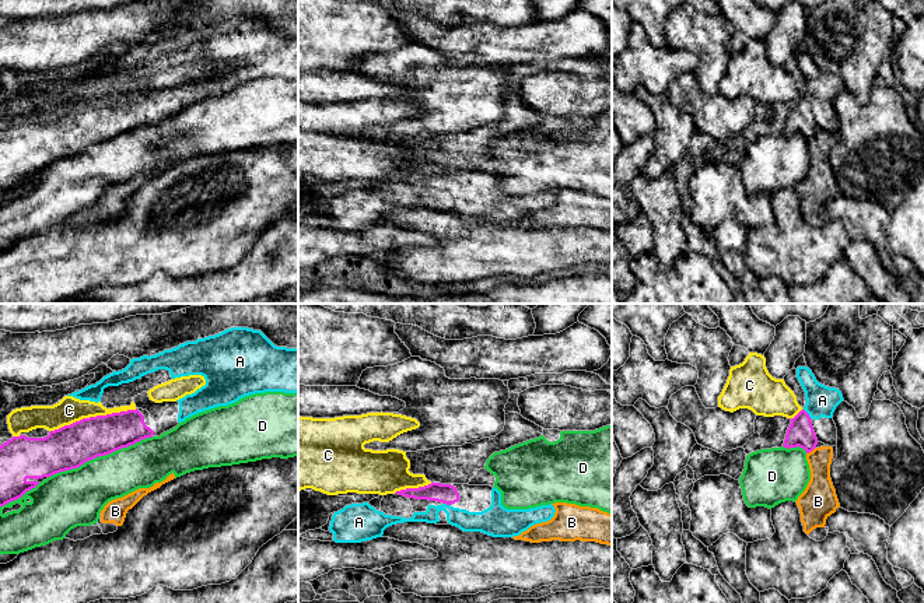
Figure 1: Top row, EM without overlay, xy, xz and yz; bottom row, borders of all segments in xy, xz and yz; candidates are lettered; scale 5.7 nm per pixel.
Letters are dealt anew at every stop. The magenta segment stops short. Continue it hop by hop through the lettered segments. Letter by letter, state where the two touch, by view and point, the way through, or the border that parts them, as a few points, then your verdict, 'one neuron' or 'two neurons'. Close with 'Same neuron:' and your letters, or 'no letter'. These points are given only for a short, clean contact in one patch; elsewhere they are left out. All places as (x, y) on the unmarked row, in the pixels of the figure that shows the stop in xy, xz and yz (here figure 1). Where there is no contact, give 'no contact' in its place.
A: meets magenta in yz at (807, 100); runs through yz (800, 119), (801, 108), (807, 100), (822, 87); one neuron
B: meets magenta in yz at (811, 137); two neurons
C: meets magenta in xy at (93, 104); two neurons
D: meets magenta in xy at (100, 142); two neurons
Same neuron: A

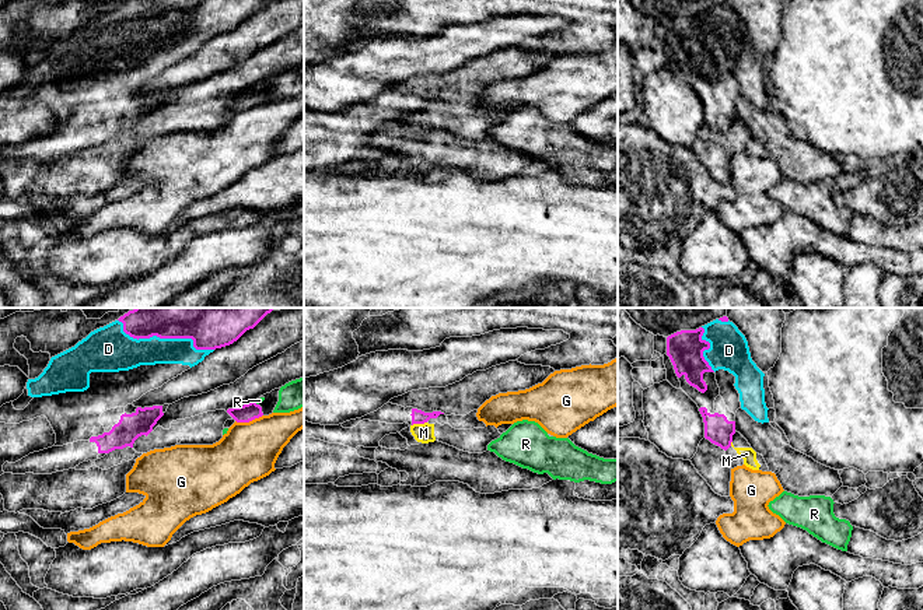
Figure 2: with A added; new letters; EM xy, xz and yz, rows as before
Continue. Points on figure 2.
D: meets magenta in xy at (165, 24); one neuron
G: meets magenta in xy at (248, 108); border along xy (262, 101), (248, 108), (236, 108); two neurons
M: meets magenta in xz at (419, 109); border along xz (426, 108), (412, 112); two neurons
R: meets magenta in xy at (255, 90); border along xy (254, 88), (258, 91); two neurons
Same neuron: D

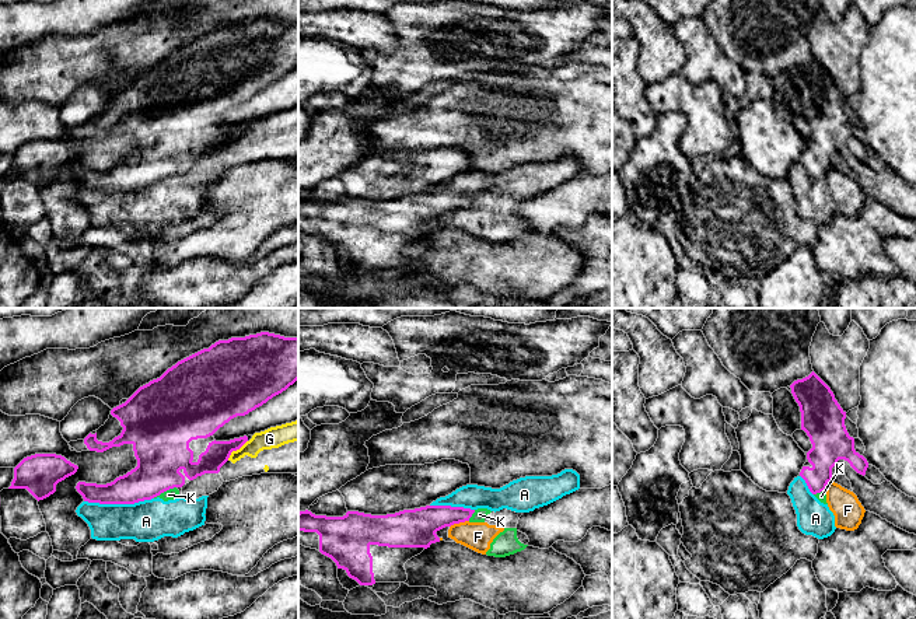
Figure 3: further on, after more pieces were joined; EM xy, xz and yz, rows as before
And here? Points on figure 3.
A: meets magenta in xy at (118, 189); two neurons
F: meets magenta in xz at (458, 209); two neurons
G: meets magenta in xy at (236, 136); two neurons
K: meets magenta in xy at (164, 177); border along xy (175, 172), (153, 184); two neurons
Same neuron: no letter

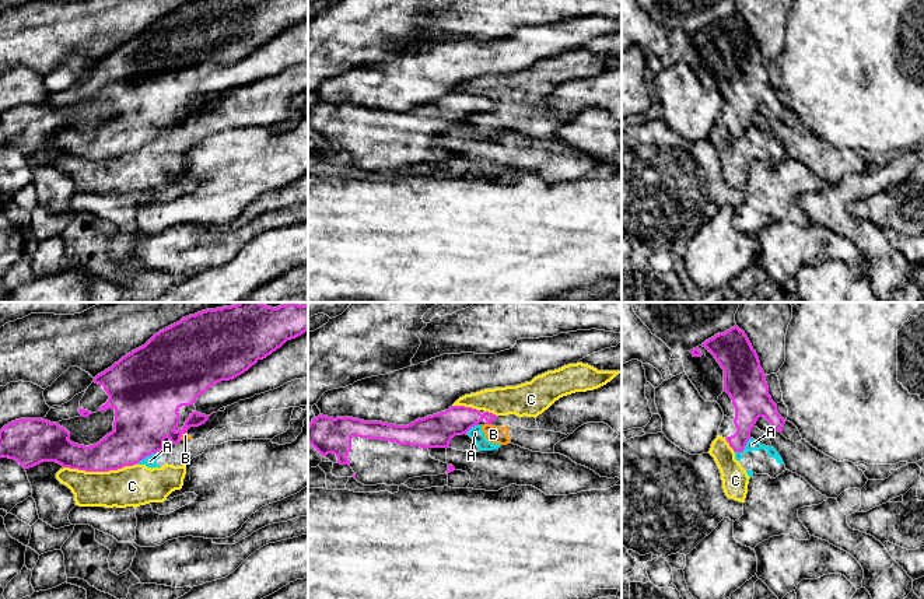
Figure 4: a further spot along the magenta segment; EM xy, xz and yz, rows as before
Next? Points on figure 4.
A: meets magenta in xy at (147, 142); border along xy (158, 137), (137, 149); two neurons
B: meets magenta in xz at (489, 109); border along xz (486, 109), (490, 111); two neurons
C: meets magenta in xy at (100, 157); two neurons
Same neuron: no letter

